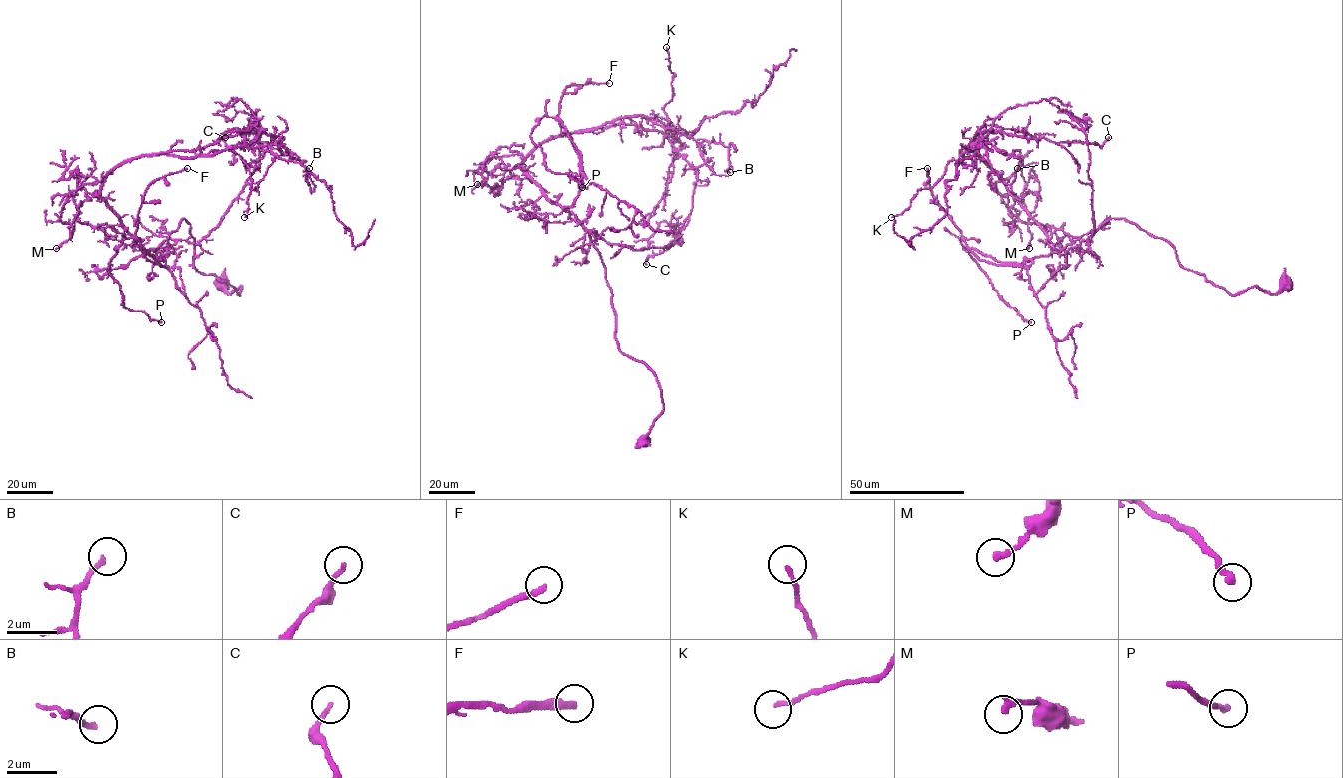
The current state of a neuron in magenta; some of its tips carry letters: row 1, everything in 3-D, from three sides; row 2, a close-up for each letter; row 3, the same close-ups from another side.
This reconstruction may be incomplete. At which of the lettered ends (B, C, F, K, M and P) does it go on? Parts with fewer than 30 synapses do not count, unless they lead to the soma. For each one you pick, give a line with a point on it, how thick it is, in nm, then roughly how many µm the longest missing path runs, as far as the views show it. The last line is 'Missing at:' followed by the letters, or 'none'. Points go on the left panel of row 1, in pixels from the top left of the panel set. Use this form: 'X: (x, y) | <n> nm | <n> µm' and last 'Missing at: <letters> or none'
F: (187, 168) | 280 nm | 350 µm
P: (161, 322) | 220 nm | 35 µm
Missing at: F, P

